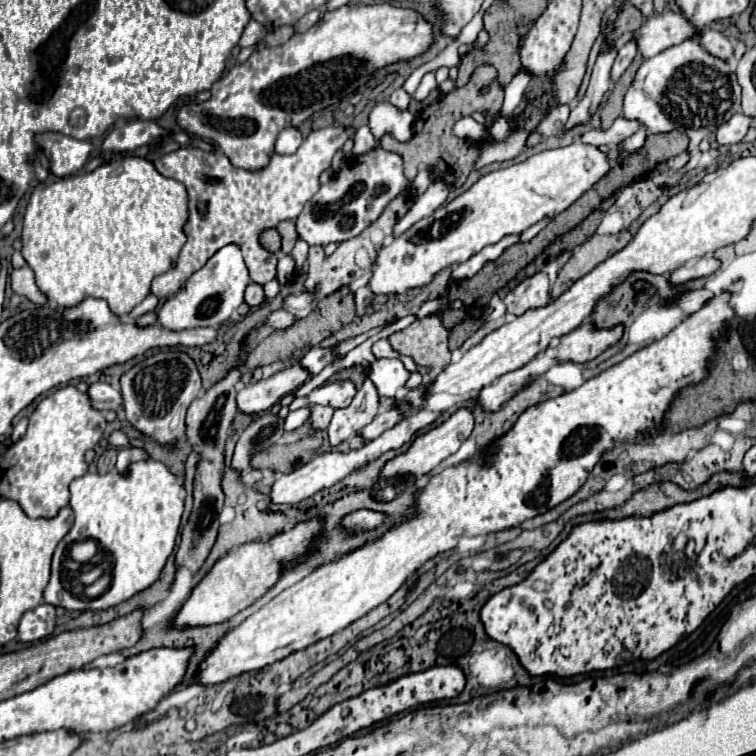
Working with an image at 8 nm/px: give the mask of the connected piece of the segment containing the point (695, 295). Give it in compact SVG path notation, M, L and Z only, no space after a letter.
M693 290L693 292L685 292L683 296L679 296L679 300L675 300L675 304L677 304L685 314L693 314L693 312L697 312L709 298L713 298L711 292L707 292L707 290Z

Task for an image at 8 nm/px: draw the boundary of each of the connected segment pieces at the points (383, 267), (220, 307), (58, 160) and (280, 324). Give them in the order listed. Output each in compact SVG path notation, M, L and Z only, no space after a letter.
M575 140L569 146L545 150L533 154L525 162L489 172L461 194L459 210L449 212L449 208L441 206L431 216L415 222L389 246L383 246L377 254L369 288L375 294L403 294L411 288L425 286L439 270L455 262L465 262L481 248L499 242L503 236L521 234L531 224L561 214L601 180L609 168L609 158L603 150Z
M237 244L223 246L213 254L207 264L197 270L189 280L187 288L179 290L173 294L167 302L163 302L157 310L159 324L169 330L185 330L185 328L195 328L195 326L213 326L217 328L221 322L229 320L231 314L239 308L243 302L243 292L249 284L249 274L247 266L243 262L243 254Z
M47 132L37 136L37 142L45 156L51 162L51 172L57 178L73 176L77 174L85 162L89 160L89 154L93 152L93 144L89 140L75 140L65 134Z
M279 310L279 312L273 312L269 318L267 318L267 326L271 326L273 330L281 330L281 328L287 328L287 326L291 326L295 322L295 318L289 314L289 312L285 312L285 310Z

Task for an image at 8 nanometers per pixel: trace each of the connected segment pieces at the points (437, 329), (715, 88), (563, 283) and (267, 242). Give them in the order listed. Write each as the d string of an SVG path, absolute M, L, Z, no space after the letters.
M429 314L405 330L393 332L387 340L395 352L413 358L415 364L441 370L451 362L447 336L449 332L443 328L439 314Z
M695 40L675 45L641 64L623 102L623 118L641 122L647 132L681 130L689 136L689 152L703 138L741 110L741 86L727 62L707 54Z
M619 232L615 236L593 236L589 242L579 246L573 254L573 258L561 268L553 288L551 288L551 298L559 298L575 280L591 272L597 264L619 252L621 248L627 246L631 240L629 232Z
M265 230L265 232L261 234L261 242L263 242L263 246L265 246L267 250L279 252L279 234L277 234L277 230Z

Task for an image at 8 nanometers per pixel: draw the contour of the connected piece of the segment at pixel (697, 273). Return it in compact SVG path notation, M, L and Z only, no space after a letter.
M703 256L703 258L695 260L695 262L691 262L691 264L685 264L685 266L677 268L675 272L671 272L671 274L667 276L667 280L669 280L669 284L673 284L673 286L683 286L683 284L687 284L687 282L691 282L691 280L705 278L705 276L713 274L719 266L721 266L719 258L715 258L715 256Z

